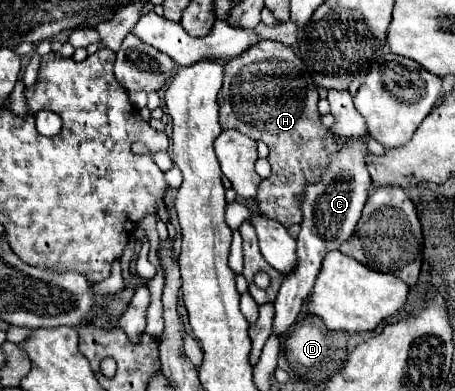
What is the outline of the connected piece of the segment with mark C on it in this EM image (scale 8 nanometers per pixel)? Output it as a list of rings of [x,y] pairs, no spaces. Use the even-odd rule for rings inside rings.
[[[328,90],[328,102],[330,102],[330,112],[336,118],[334,124],[334,132],[348,138],[348,144],[340,150],[336,150],[330,158],[328,170],[324,172],[322,180],[318,184],[306,186],[304,188],[304,196],[300,200],[302,204],[302,230],[298,234],[298,266],[294,268],[292,274],[284,276],[284,284],[278,292],[278,298],[274,302],[274,326],[272,326],[272,334],[284,336],[288,332],[288,328],[296,322],[304,300],[310,296],[310,290],[314,286],[314,278],[318,276],[318,270],[322,266],[322,258],[330,252],[330,250],[338,250],[342,242],[346,242],[348,238],[354,236],[364,202],[368,198],[368,190],[370,190],[370,174],[366,170],[366,144],[362,142],[362,138],[366,136],[366,124],[362,114],[358,114],[358,110],[354,108],[352,96],[348,94],[348,90]]]

